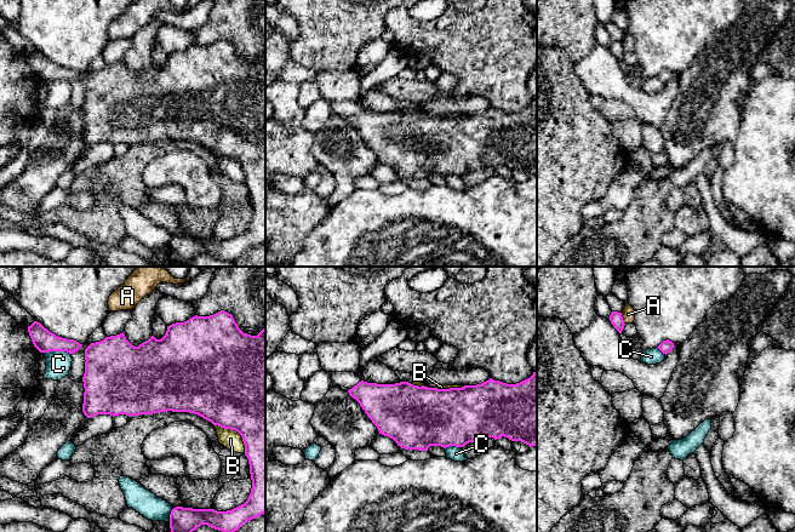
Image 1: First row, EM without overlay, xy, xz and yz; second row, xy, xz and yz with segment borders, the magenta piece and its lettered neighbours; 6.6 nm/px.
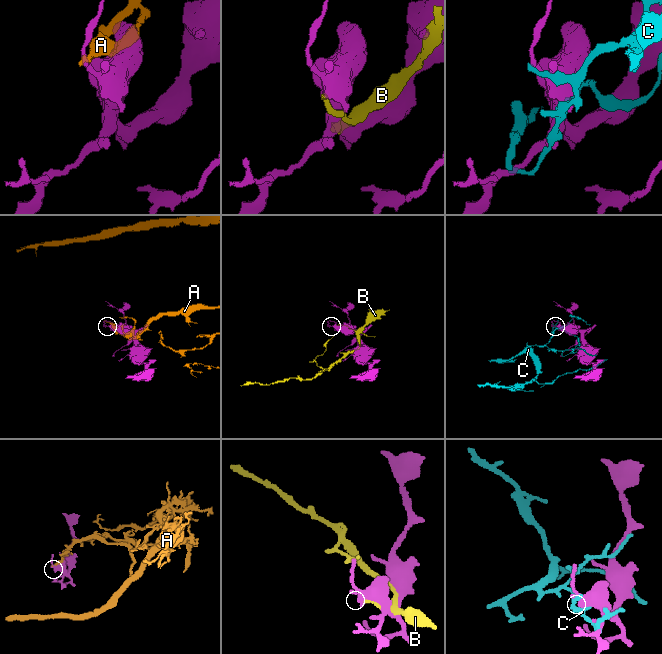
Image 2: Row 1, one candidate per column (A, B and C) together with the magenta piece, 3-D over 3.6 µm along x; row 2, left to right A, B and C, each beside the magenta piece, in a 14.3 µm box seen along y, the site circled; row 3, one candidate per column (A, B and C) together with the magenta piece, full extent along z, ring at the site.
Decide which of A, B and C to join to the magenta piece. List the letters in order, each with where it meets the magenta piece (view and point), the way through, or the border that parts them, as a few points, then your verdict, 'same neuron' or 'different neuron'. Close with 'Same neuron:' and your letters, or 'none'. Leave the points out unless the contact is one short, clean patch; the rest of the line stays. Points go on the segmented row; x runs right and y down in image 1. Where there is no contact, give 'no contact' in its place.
A: yz (622, 319) | along yz (621, 313), (624, 324) | different neuron
B: xy (236, 430) | different neuron
C: xy (57, 350) | different neuron
Same neuron: none

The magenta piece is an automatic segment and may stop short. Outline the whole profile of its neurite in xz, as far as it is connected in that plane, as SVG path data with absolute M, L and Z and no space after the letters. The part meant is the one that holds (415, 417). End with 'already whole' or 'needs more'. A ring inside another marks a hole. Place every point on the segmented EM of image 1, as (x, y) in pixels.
M328 372L334 388L349 393L379 434L393 439L405 450L428 451L430 446L464 447L486 437L504 436L537 446L537 373L516 384L490 378L476 385L437 389L408 382L377 384L364 382L355 372Z; needs more

